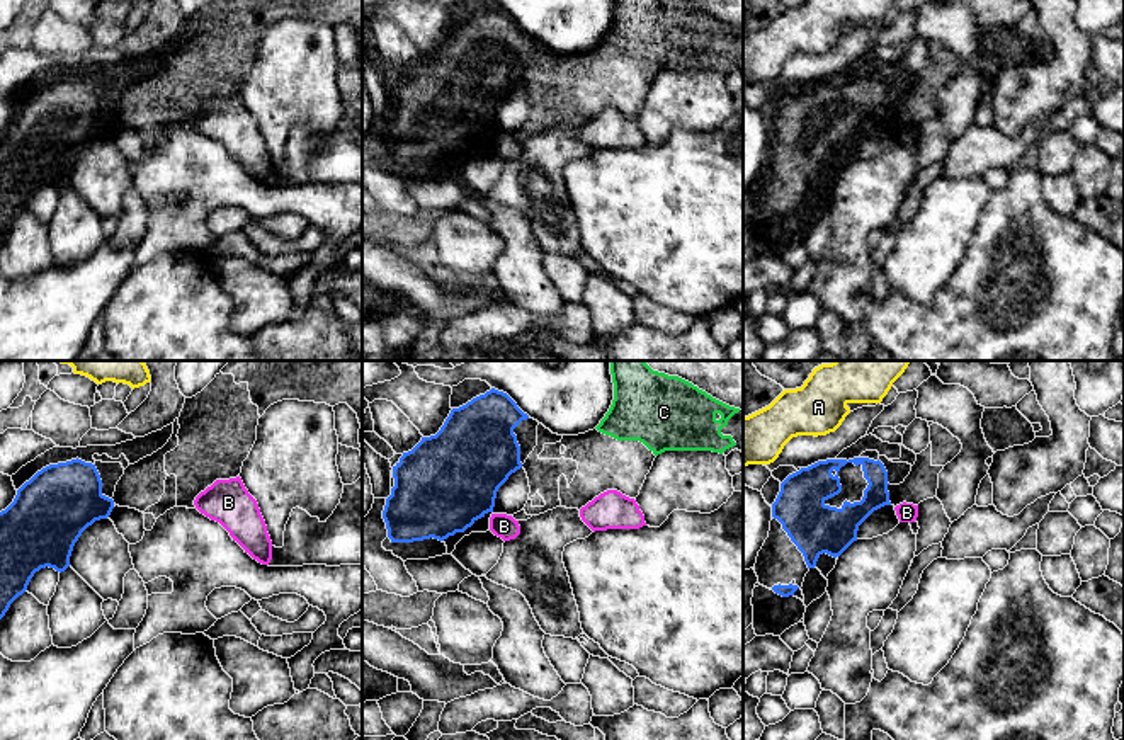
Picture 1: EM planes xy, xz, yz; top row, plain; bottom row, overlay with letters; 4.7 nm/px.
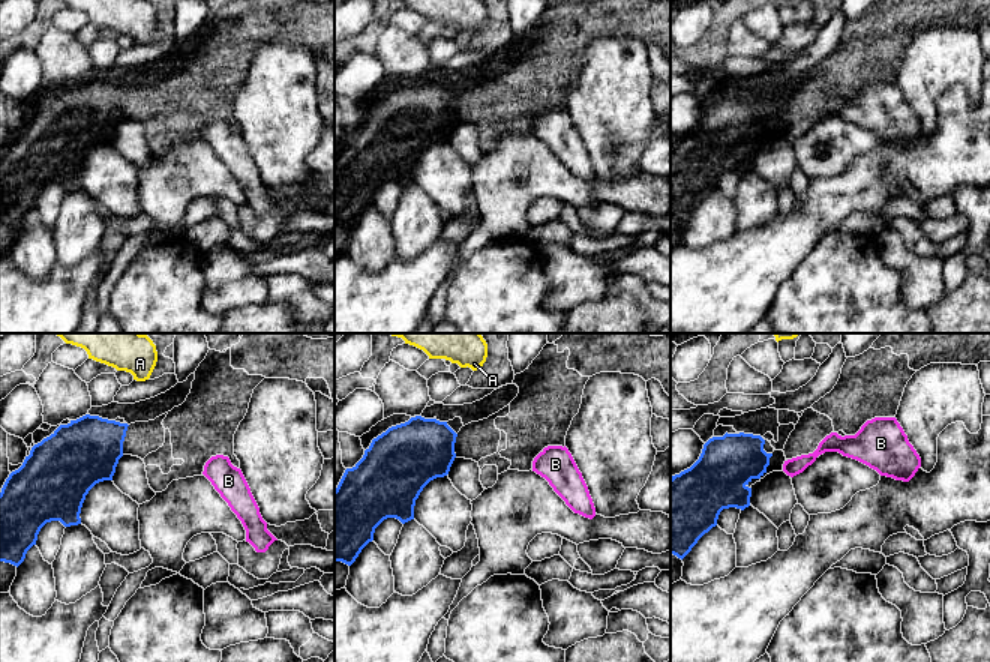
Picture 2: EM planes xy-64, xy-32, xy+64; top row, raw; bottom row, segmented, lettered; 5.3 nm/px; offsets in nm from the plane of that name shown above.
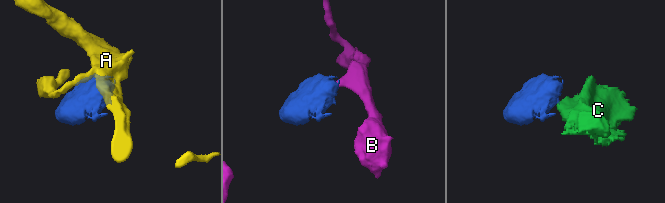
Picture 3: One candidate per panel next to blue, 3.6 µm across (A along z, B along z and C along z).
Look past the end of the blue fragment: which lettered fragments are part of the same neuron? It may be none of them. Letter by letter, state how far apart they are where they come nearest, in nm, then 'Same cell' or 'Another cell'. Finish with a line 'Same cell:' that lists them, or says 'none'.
A: Distance 100 nm. Another cell
B: Distance 20 nm. Another cell
C: Distance 320 nm. Same cell
Same cell: C

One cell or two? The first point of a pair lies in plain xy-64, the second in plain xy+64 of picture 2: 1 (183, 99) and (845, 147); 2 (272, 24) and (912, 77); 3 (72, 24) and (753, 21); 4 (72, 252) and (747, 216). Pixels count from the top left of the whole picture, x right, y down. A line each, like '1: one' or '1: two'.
1: two
2: two
3: one
4: one

